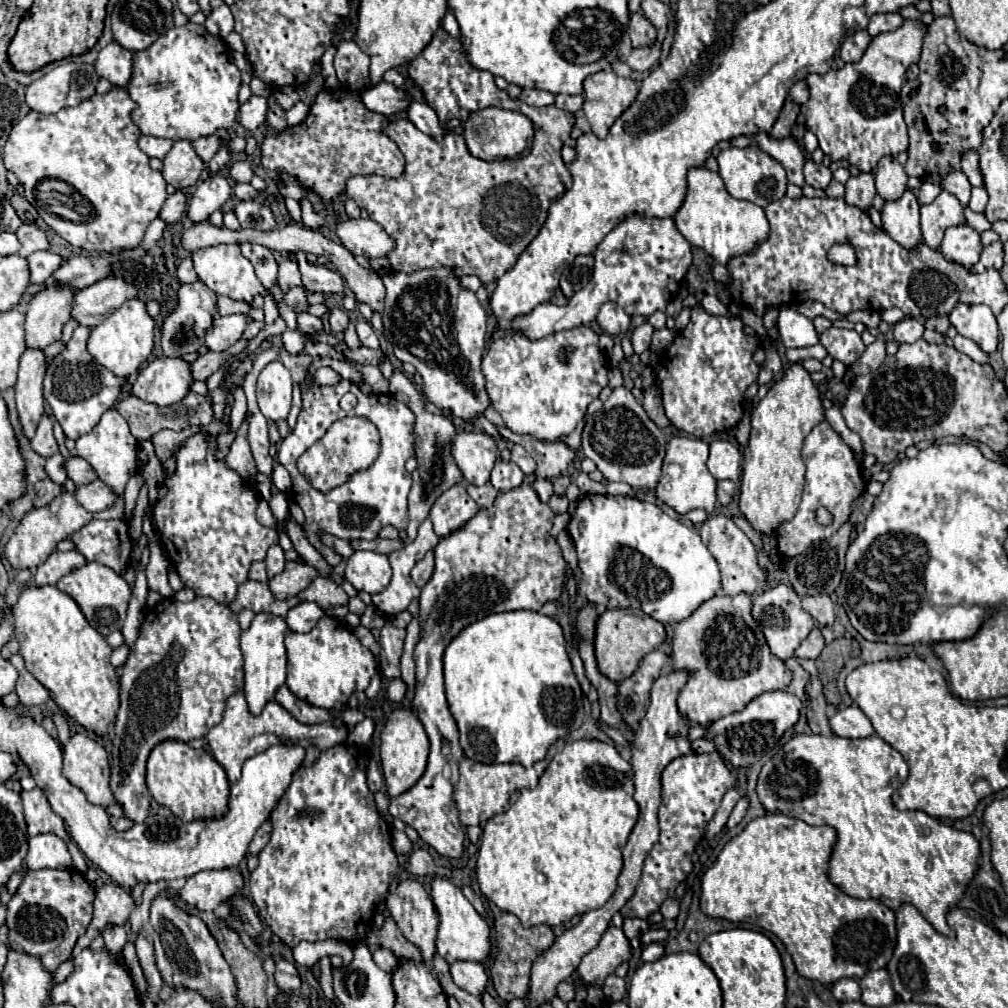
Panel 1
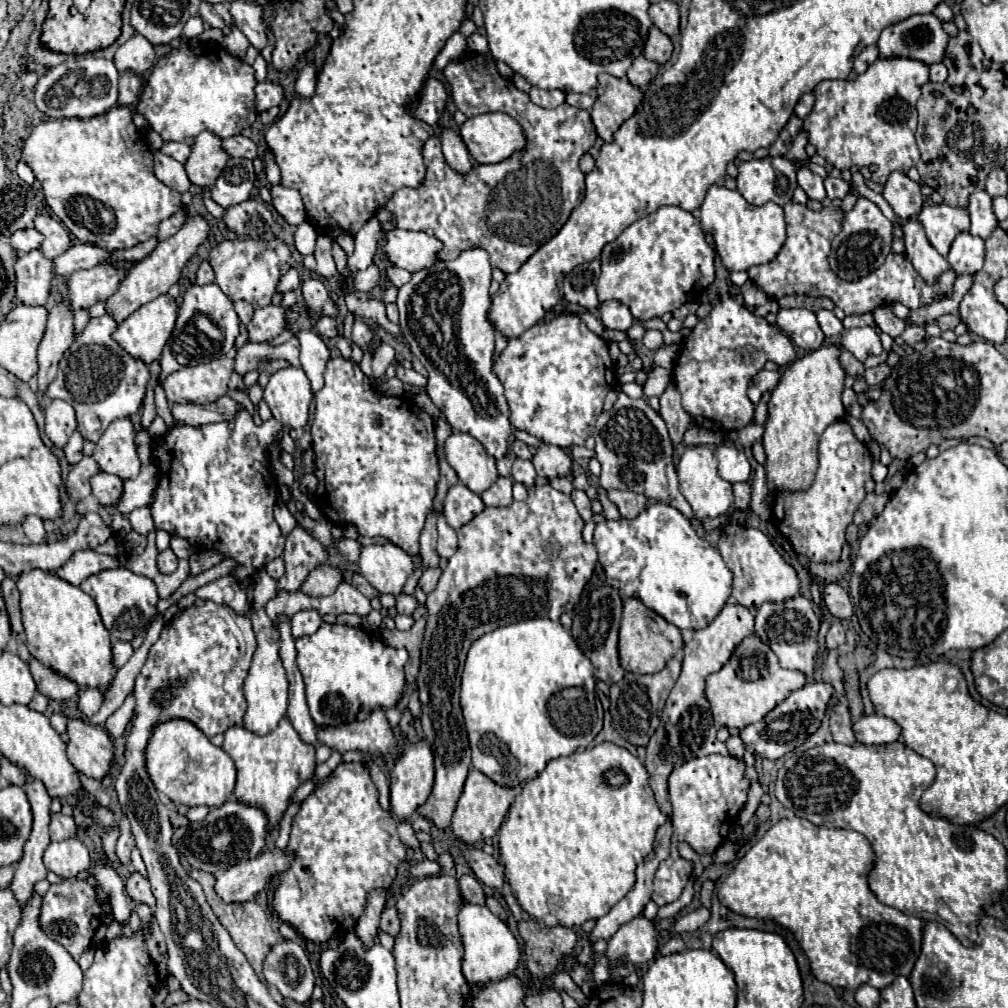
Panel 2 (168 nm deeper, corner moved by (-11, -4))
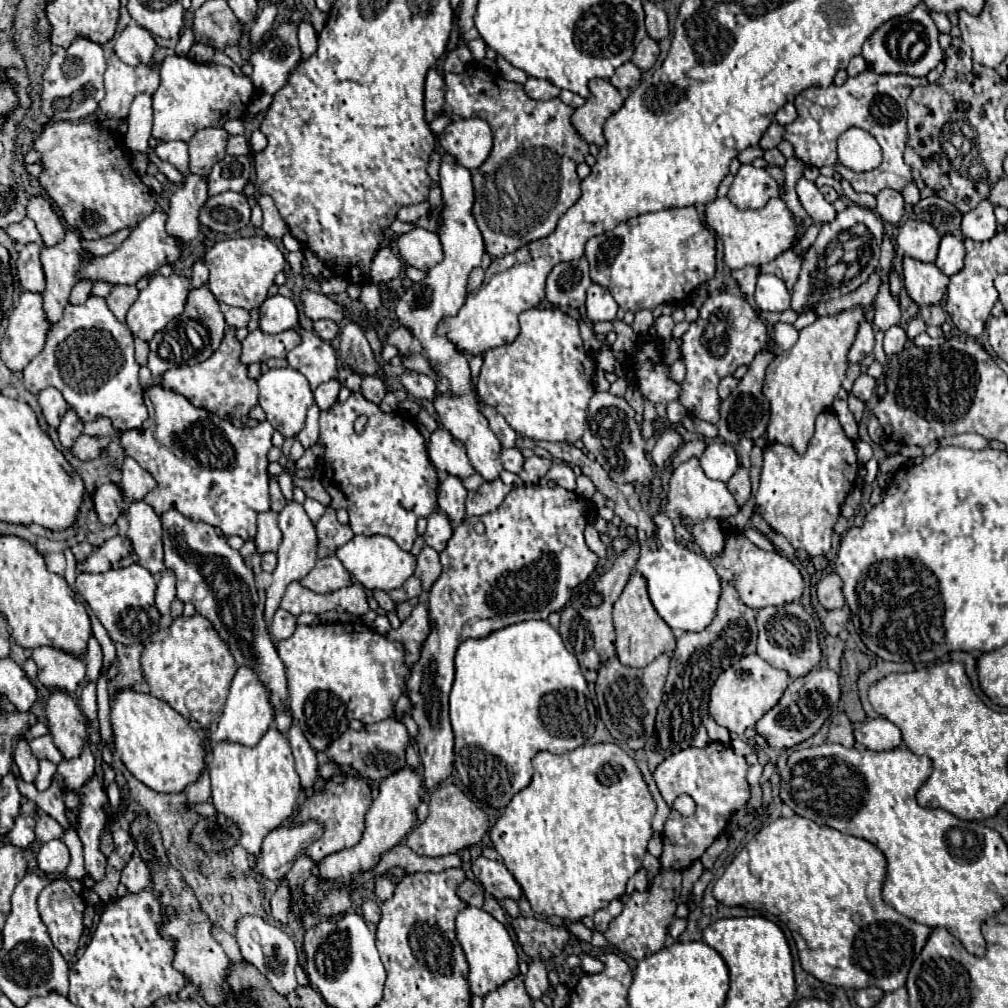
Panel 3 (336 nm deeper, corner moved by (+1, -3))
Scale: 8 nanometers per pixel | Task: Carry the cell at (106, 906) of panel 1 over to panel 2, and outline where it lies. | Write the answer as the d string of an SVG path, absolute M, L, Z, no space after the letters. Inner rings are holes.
M134 872L126 880L126 892L134 904L154 904L156 902L152 896L152 890L150 890L150 882L146 878L142 878L138 872Z

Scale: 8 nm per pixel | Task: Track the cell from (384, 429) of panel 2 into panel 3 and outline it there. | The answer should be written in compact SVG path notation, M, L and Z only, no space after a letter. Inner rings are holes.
M352 393L344 403L338 403L320 415L320 443L326 445L324 465L326 473L322 485L332 495L334 509L348 509L350 527L356 535L386 535L394 539L404 551L410 551L414 545L416 523L420 517L428 517L438 511L436 489L438 489L438 473L430 463L426 451L426 439L416 429L416 425L400 413L382 413L376 403L370 403L362 397L362 393ZM358 415L368 417L368 425L358 435L354 431L354 421Z

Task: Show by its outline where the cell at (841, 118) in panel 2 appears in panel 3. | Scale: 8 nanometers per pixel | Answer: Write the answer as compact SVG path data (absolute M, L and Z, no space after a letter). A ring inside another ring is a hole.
M866 69L864 73L850 77L844 85L836 87L810 87L802 91L794 105L798 109L798 117L794 123L784 127L784 139L792 143L794 155L804 161L806 165L836 165L838 173L852 185L854 191L862 193L880 193L882 189L890 187L894 191L902 191L908 183L912 183L912 169L904 163L904 147L908 141L908 129L906 129L906 97L910 95L912 85L926 85L926 79L910 77L910 75L876 75L872 69ZM850 127L862 127L870 131L876 141L882 147L884 159L882 165L868 173L854 173L848 167L838 163L836 157L836 141L838 137L850 129Z

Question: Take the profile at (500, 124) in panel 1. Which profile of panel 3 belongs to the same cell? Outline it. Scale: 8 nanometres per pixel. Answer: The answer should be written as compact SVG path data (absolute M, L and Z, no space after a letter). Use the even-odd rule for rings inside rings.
M482 119L452 121L440 133L440 147L466 169L478 169L492 149L490 125Z

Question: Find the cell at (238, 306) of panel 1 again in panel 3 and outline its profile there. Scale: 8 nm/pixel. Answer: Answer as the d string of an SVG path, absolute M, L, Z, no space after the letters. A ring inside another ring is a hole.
M220 303L220 311L222 311L228 327L236 327L236 329L238 329L238 327L246 327L248 321L250 321L248 311L242 309L242 307L230 307L230 305L226 305L226 303Z

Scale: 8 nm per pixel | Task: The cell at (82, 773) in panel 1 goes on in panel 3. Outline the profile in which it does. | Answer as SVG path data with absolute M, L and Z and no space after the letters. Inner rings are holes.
M54 689L46 703L46 719L54 743L62 755L66 759L78 757L86 737L86 725L76 701L66 691Z

